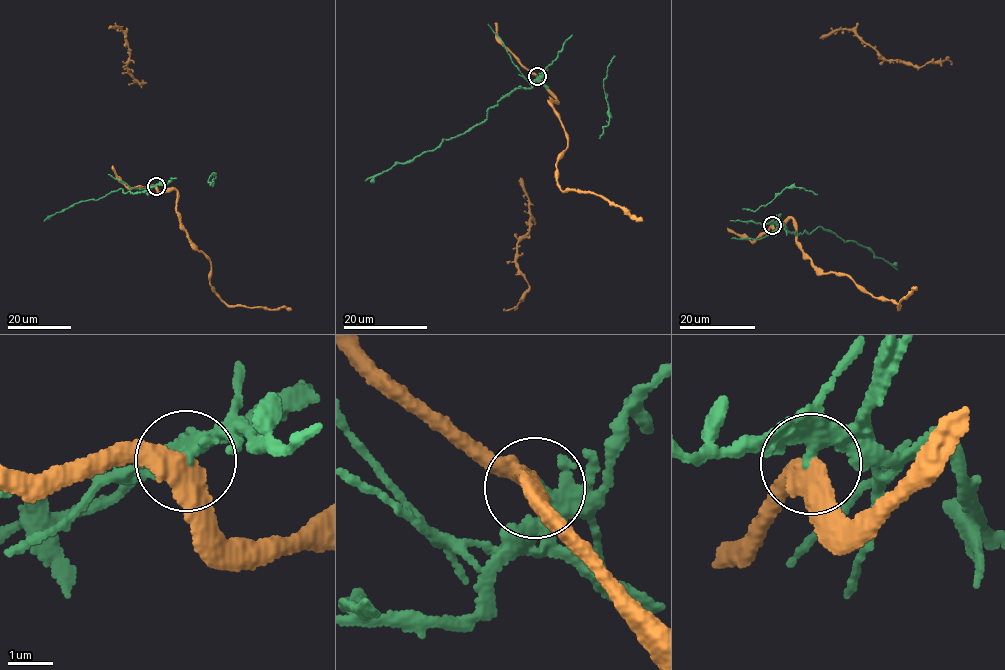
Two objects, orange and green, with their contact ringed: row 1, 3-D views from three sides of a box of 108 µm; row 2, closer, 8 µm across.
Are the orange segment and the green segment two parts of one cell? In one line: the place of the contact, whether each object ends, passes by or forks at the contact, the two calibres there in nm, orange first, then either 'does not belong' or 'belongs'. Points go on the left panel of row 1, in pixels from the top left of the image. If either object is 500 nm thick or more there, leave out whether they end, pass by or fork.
at (156, 186); orange passes by; green passes by; 440 nm thick on the orange side, 320 nm on the other; does not belong

